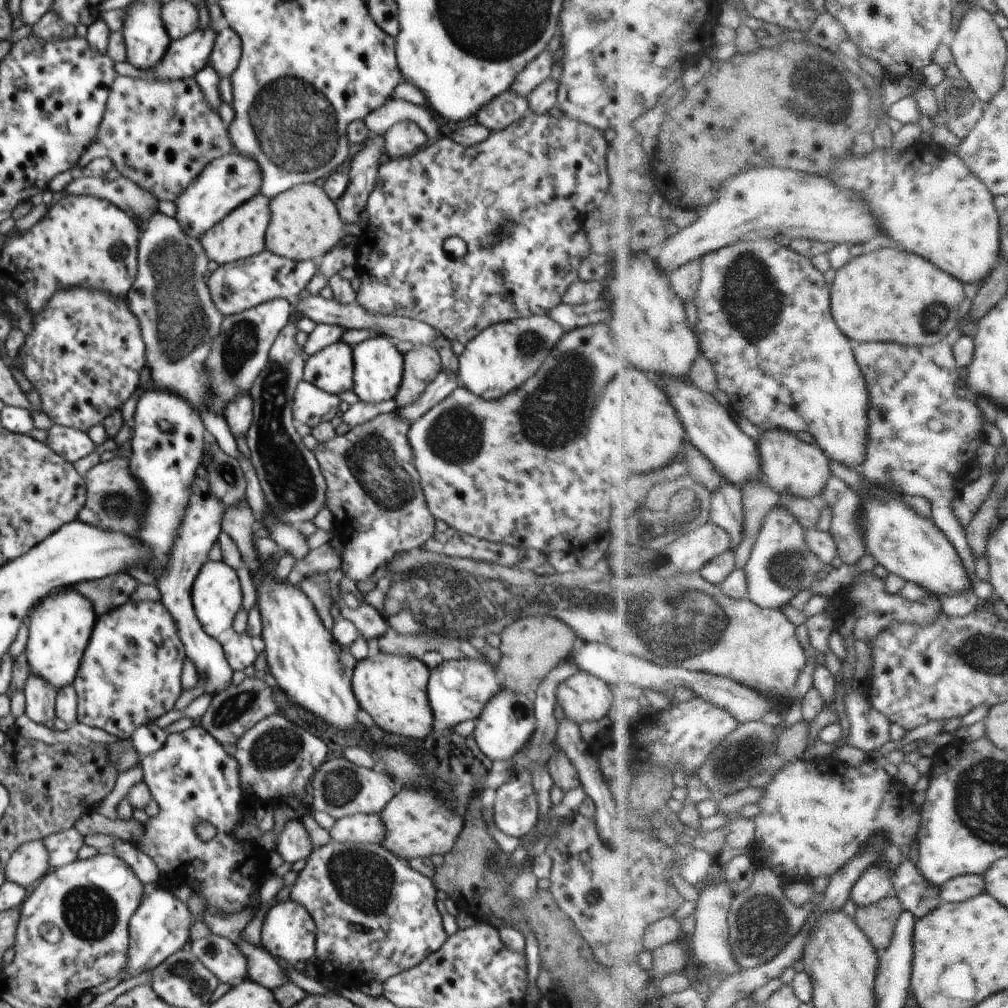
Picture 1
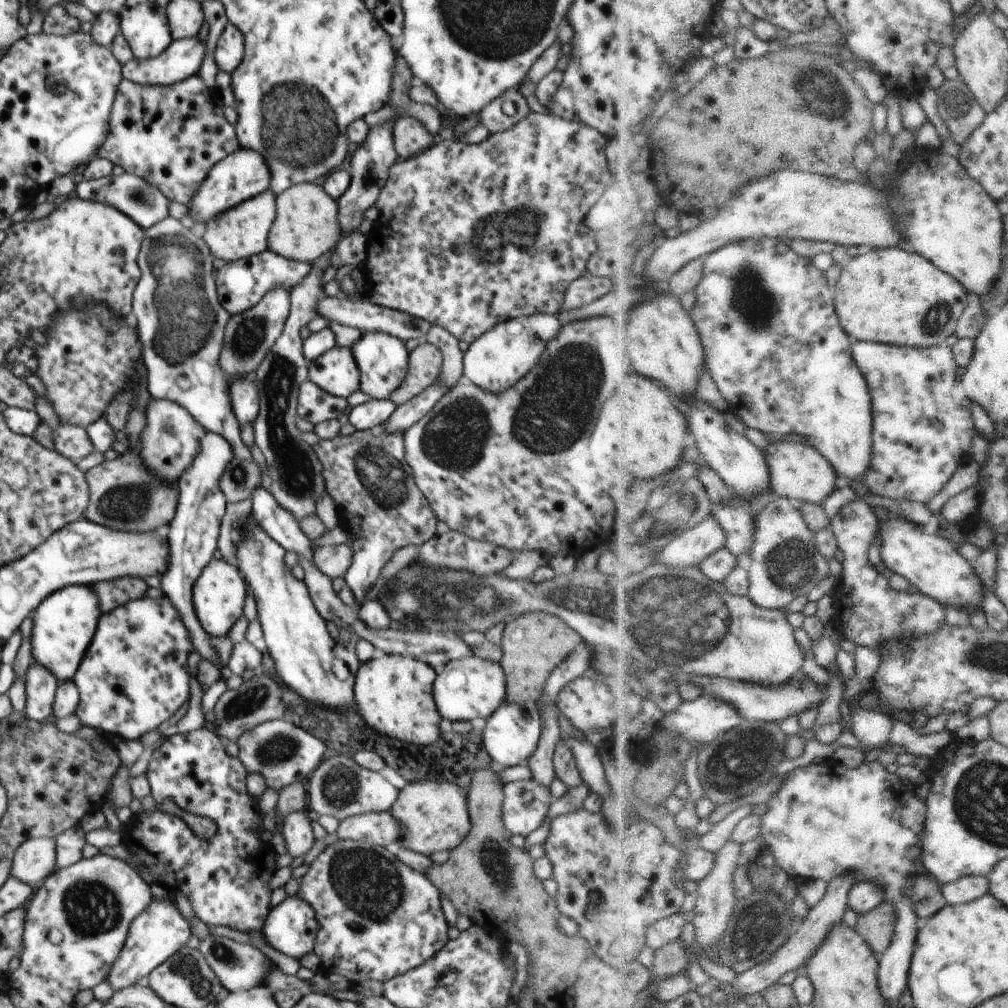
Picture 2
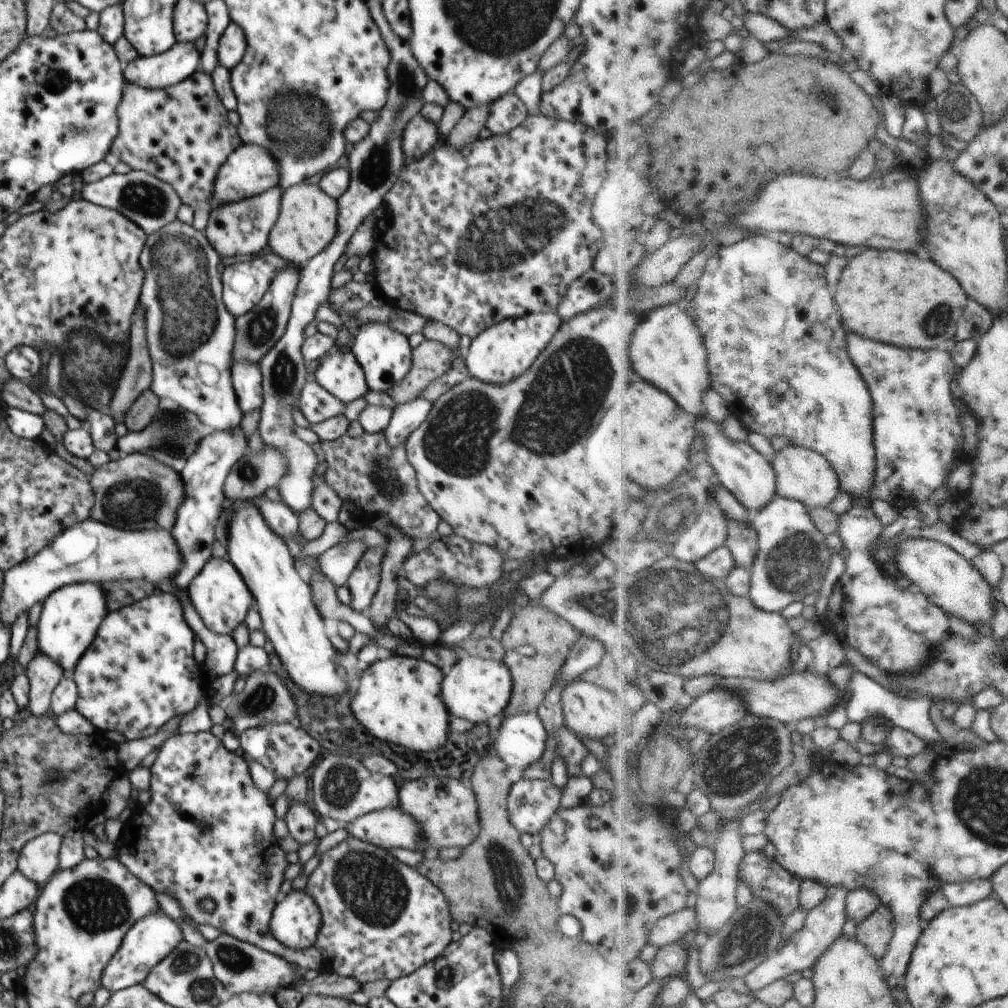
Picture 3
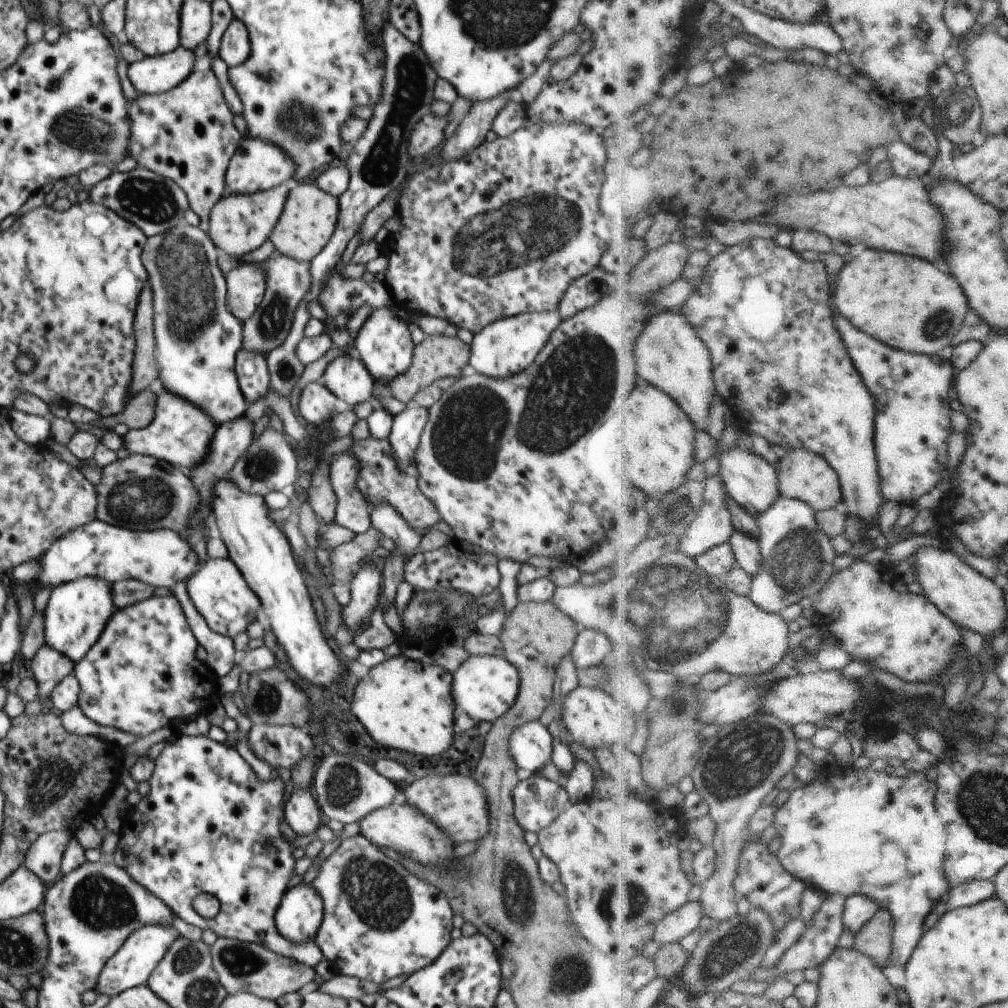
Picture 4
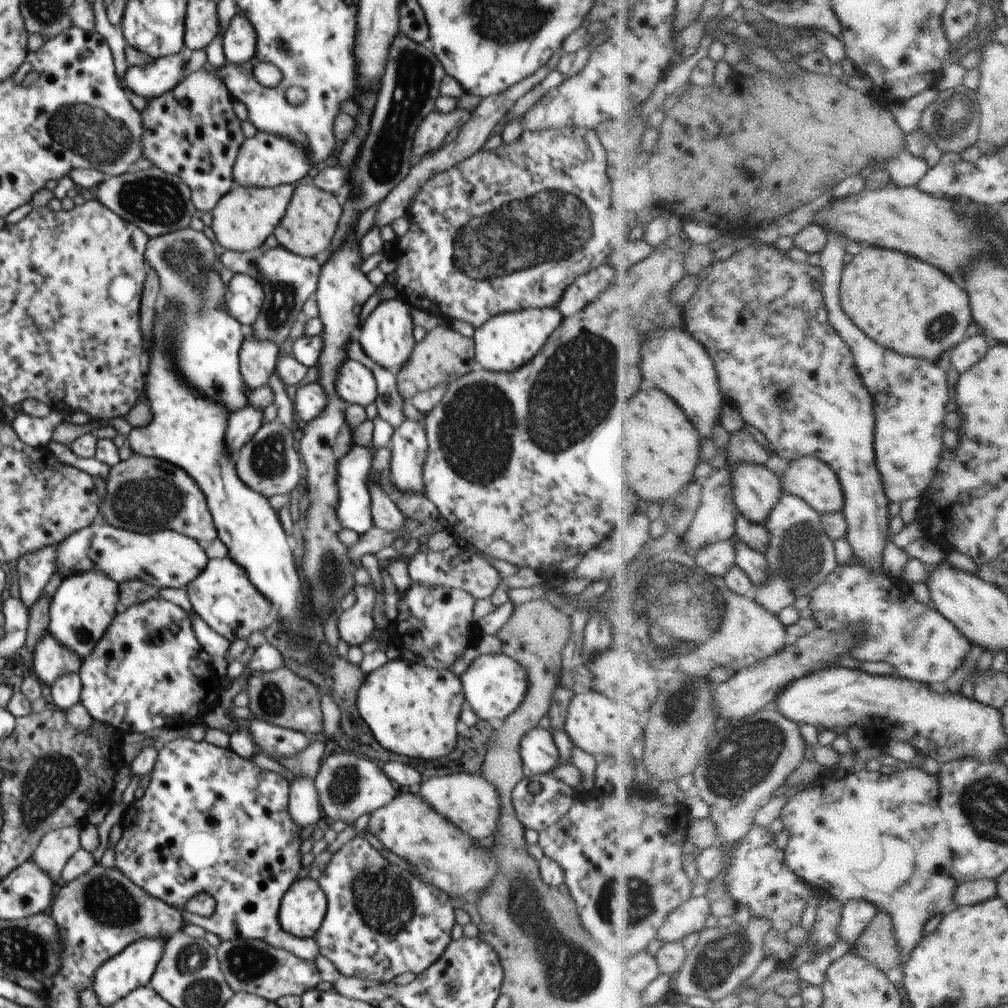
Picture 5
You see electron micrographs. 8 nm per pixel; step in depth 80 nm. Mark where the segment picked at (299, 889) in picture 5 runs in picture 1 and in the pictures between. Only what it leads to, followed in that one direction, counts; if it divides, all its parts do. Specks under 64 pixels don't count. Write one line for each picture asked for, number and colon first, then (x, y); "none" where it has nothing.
1: (288, 933)
2: (291, 927)
3: (295, 921)
4: (298, 917)

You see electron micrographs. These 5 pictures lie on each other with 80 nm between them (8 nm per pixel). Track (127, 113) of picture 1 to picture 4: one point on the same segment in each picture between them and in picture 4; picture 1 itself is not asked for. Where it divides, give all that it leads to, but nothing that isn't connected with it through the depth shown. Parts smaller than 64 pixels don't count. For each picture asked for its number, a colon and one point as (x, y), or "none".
2: (172, 135)
3: (182, 134)
4: (187, 134)

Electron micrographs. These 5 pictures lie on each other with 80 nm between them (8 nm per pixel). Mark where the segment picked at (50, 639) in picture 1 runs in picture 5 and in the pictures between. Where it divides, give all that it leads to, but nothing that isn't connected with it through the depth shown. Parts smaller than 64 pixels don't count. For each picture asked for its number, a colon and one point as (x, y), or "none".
2: (64, 624)
3: (71, 616)
4: (76, 613)
5: (83, 606)

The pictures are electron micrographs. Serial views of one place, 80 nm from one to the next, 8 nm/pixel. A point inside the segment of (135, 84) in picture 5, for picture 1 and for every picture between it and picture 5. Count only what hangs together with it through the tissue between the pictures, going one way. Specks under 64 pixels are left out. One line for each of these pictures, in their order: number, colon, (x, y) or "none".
1: (185, 57)
2: (183, 58)
3: (166, 69)
4: (156, 74)

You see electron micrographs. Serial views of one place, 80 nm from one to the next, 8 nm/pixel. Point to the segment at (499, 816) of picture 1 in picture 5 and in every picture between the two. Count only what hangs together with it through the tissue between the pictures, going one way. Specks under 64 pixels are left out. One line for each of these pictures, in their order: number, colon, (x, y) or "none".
2: (526, 803)
3: (531, 803)
4: (537, 801)
5: (540, 800)

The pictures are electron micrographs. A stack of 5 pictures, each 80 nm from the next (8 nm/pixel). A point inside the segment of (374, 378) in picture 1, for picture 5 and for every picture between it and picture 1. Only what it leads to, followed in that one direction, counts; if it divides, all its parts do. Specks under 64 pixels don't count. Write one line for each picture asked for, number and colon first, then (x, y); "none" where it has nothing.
2: (382, 359)
3: (385, 354)
4: (384, 343)
5: (386, 335)

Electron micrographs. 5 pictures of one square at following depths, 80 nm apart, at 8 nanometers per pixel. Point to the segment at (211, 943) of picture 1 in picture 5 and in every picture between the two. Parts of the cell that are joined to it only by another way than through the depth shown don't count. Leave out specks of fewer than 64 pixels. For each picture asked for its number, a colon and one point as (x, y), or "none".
2: (239, 967)
3: (241, 967)
4: (253, 968)
5: (252, 966)

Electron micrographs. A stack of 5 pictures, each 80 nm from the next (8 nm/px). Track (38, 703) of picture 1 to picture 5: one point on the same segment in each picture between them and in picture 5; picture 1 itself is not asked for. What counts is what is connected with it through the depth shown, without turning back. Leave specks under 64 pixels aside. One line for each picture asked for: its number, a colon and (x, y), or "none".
2: (41, 685)
3: (44, 674)
4: (49, 666)
5: (51, 659)

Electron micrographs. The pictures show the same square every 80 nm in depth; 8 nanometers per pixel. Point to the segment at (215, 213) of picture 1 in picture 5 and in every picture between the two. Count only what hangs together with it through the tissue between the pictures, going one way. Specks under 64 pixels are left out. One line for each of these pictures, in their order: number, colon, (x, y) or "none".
2: (243, 174)
3: (251, 169)
4: (258, 165)
5: (265, 160)

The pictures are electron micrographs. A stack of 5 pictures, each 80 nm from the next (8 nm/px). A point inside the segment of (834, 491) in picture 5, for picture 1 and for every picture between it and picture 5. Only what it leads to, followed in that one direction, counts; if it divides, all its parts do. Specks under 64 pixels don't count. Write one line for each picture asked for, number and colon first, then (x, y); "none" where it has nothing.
1: (791, 466)
2: (799, 471)
3: (804, 474)
4: (805, 474)

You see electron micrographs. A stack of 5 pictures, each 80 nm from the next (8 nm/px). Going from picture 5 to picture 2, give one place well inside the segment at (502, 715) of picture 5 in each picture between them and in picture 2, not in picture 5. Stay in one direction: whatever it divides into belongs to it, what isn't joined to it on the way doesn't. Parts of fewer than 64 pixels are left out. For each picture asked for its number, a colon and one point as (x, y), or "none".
2: (469, 687)
3: (476, 688)
4: (485, 687)

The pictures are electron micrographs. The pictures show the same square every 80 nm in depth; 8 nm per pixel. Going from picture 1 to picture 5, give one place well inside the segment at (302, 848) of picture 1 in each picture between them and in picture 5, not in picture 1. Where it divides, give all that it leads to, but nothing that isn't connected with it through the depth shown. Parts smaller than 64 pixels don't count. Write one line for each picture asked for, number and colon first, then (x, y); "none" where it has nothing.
2: (297, 830)
3: (301, 819)
4: (302, 813)
5: (304, 807)

